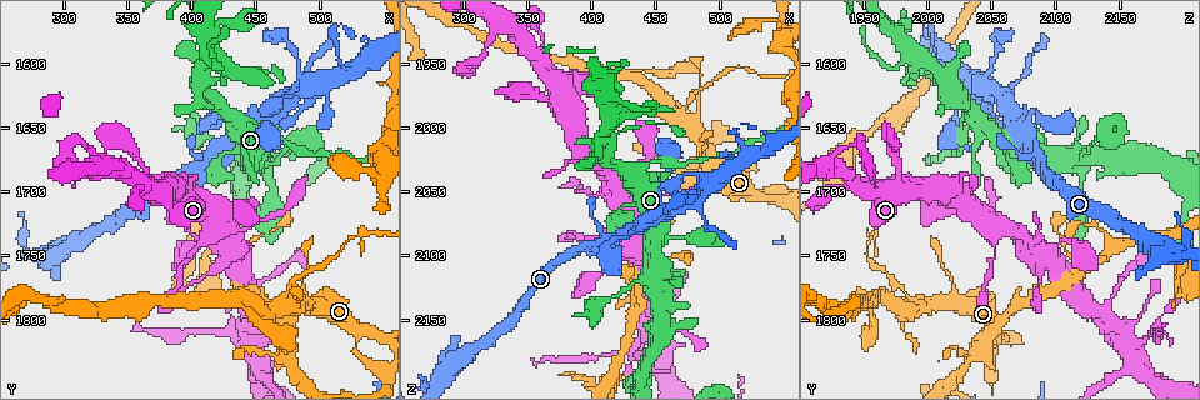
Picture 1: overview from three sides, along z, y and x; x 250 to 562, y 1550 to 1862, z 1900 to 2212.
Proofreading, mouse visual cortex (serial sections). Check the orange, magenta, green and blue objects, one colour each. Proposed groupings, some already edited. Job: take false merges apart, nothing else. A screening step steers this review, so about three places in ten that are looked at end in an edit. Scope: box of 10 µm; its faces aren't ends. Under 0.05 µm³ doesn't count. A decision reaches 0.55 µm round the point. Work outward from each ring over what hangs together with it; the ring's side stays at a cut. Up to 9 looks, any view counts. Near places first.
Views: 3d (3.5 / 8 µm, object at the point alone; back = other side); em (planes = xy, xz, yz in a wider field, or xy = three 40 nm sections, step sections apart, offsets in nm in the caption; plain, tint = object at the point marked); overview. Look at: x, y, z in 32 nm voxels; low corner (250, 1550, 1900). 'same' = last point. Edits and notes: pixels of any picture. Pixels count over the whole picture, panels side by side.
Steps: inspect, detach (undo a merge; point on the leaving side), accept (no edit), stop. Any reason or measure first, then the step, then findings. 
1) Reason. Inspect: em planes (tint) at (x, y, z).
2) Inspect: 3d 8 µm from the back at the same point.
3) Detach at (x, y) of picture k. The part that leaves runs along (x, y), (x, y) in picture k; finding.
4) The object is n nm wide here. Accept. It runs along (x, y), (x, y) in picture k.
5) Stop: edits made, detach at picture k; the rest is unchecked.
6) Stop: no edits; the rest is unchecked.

Thick turns thin. Inspect: em xy step 3 (tint) at (478, 1772, 1976).

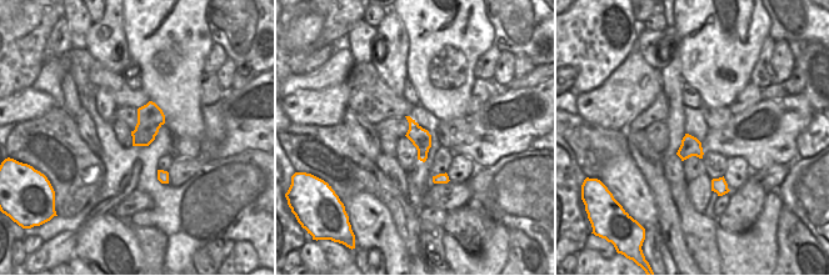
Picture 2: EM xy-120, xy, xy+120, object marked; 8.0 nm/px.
See where the arms go. Inspect: 3d 3.5 µm at the same point.

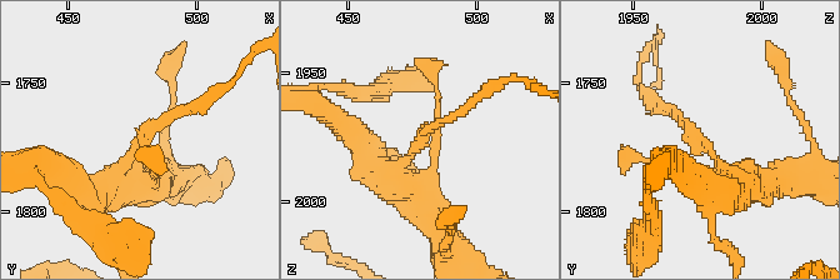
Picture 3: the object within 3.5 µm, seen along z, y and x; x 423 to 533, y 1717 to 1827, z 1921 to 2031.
The arms are 150, 400 nm wide. Detach at (199, 106) of picture 3. The part that leaves runs along (169, 119), (223, 88), (256, 49) in picture 3; two cells meet here.

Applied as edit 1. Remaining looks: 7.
Calibre changes. Inspect: 3d 8 µm at (444, 1820, 2160).

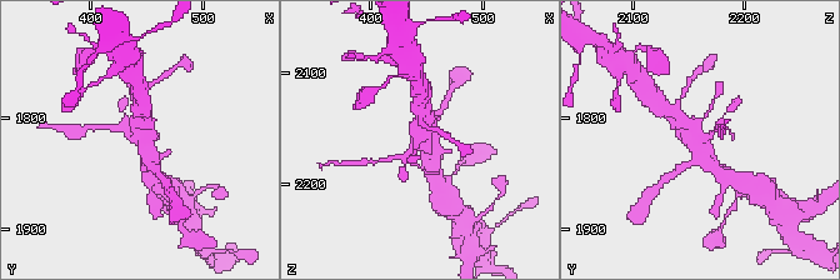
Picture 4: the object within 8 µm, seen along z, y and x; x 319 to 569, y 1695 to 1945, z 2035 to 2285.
Inspect: 3d 3.5 µm at the same point.

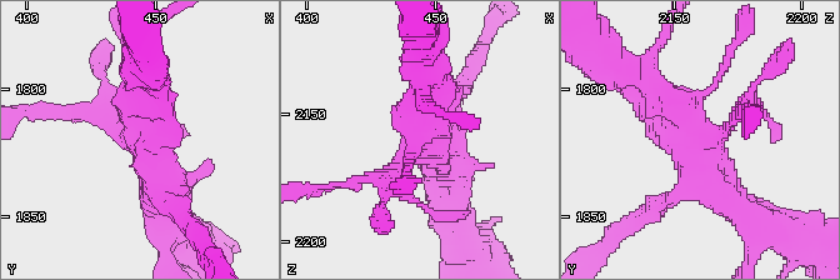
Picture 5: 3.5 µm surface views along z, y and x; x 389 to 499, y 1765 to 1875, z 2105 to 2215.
Accept. It runs along (644, 76), (685, 110), (733, 206) in picture 5; one cell here.

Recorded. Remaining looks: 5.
Sharp bend. Inspect: 3d 8 µm at (450, 1644, 2028).

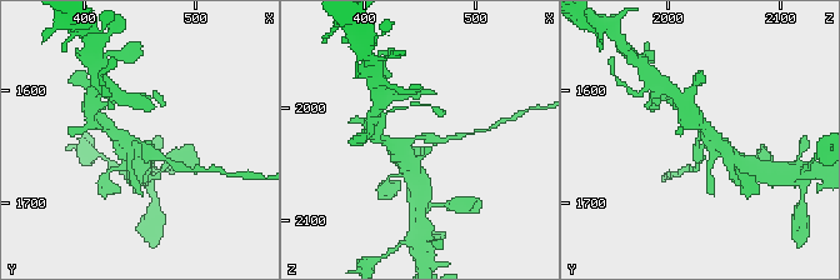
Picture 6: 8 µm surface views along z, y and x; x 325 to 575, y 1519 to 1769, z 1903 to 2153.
The arms are 200, 400 nm wide; need the tissue. Inspect: em xy step 5 (tint) at the same point.

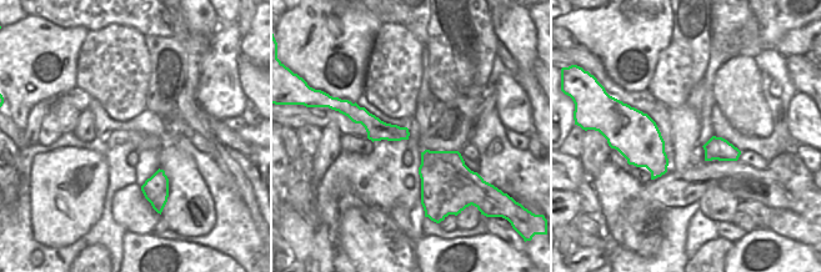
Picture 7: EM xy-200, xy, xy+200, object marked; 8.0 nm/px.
Detach at (443, 140) of picture 6. Two cells meet here.

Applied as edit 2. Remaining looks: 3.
Redraw. Inspect: overview.

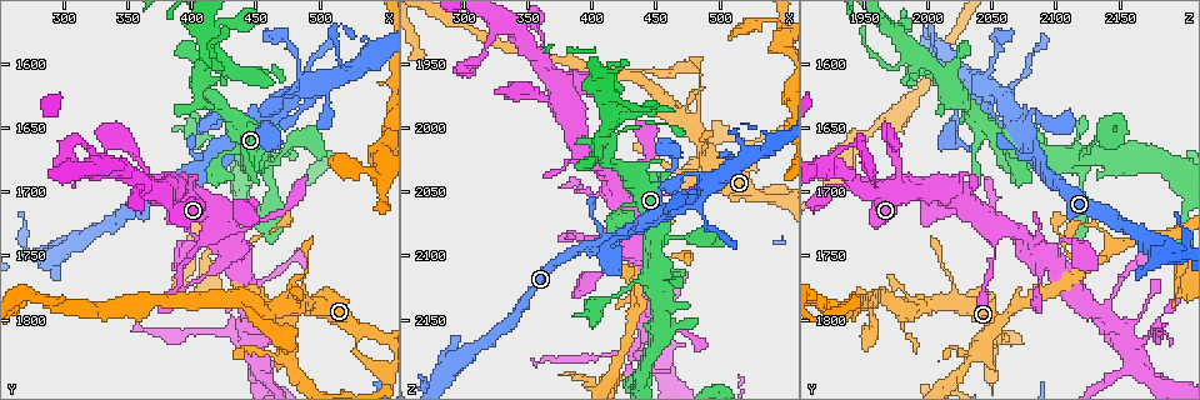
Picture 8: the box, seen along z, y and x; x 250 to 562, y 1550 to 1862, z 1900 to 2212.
Thick turns thin. Inspect: 3d 3.5 µm at (424, 1640, 2086).

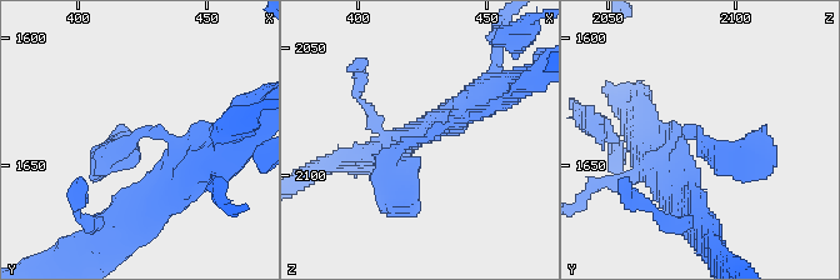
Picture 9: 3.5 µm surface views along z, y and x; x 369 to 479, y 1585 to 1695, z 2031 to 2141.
The arms are 350, 400 nm wide; now the EM. Inspect: em xy step 2 (tint) at (424, 1639, 2086).

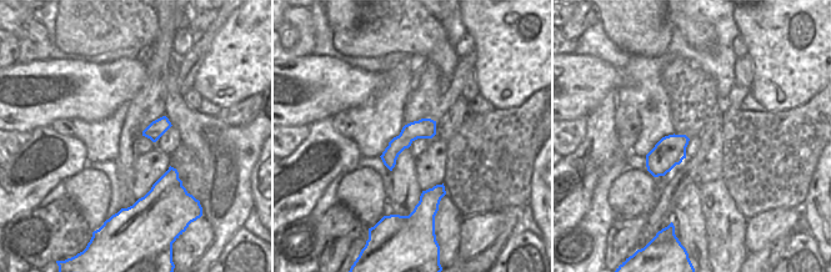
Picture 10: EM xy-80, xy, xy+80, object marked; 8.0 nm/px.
The object is 160 nm wide here. Accept. It runs along (432, 124), (414, 130), (386, 161) in picture 10; continuous, no second cell.

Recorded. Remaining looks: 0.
Stop: edits made, detach at picture 3, detach at picture 6; the rest is unchecked.

